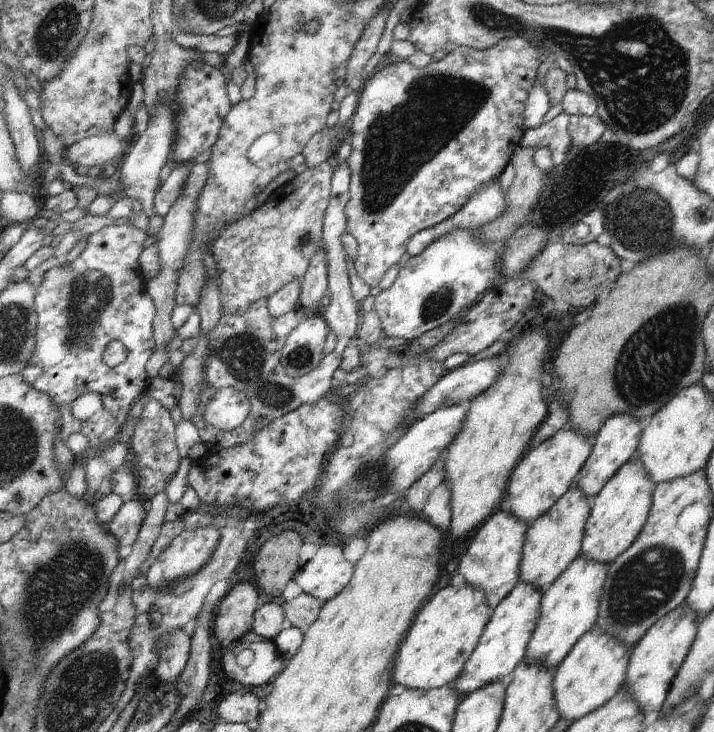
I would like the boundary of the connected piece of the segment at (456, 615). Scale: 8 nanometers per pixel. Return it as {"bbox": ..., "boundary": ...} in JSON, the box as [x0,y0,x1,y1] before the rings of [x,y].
{"bbox":[395,583,493,690],"boundary":[[[464,583],[462,586],[449,586],[439,590],[418,613],[414,626],[411,626],[399,654],[395,660],[395,684],[400,684],[409,690],[433,690],[454,683],[459,674],[466,669],[467,662],[474,654],[475,648],[482,639],[482,634],[487,629],[492,618],[493,609],[486,602],[486,595],[483,590],[469,586]]]}

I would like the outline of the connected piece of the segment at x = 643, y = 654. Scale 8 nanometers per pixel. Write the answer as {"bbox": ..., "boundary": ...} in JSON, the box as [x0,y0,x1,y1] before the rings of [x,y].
{"bbox":[626,602,698,712],"boundary":[[[683,602],[677,608],[655,623],[646,636],[632,649],[630,665],[627,671],[626,686],[639,703],[640,710],[661,712],[671,690],[671,679],[677,667],[685,658],[695,638],[698,616],[691,607]]]}

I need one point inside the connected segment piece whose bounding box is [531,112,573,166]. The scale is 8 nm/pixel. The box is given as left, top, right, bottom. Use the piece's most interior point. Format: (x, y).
(556, 133)

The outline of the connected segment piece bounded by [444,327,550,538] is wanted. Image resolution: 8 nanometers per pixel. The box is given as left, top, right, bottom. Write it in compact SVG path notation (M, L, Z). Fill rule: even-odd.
M533 327L517 335L502 354L504 362L499 378L471 401L466 425L444 455L445 482L451 486L452 526L449 529L451 536L464 538L469 530L483 525L503 507L511 476L526 457L532 442L531 438L535 436L535 430L540 428L548 418L547 410L550 408L547 408L547 402L543 398L545 388L541 386L547 350L549 350L549 338L543 329Z

